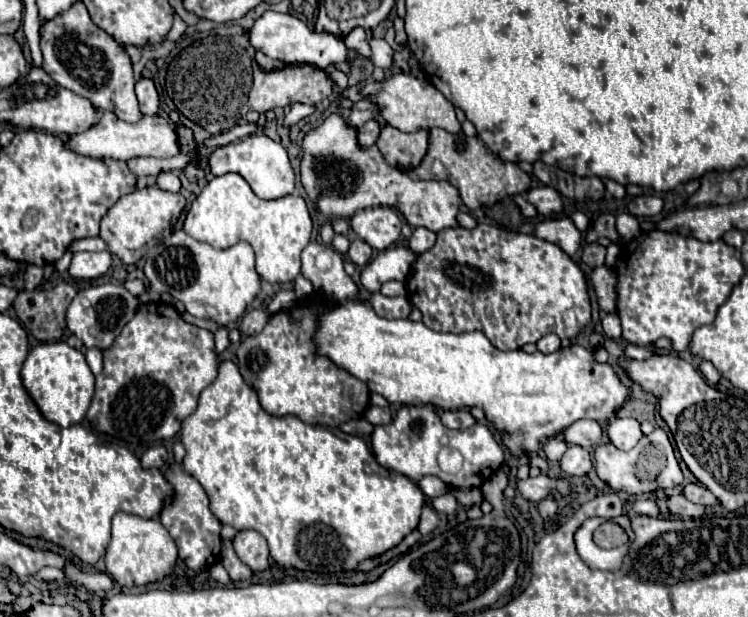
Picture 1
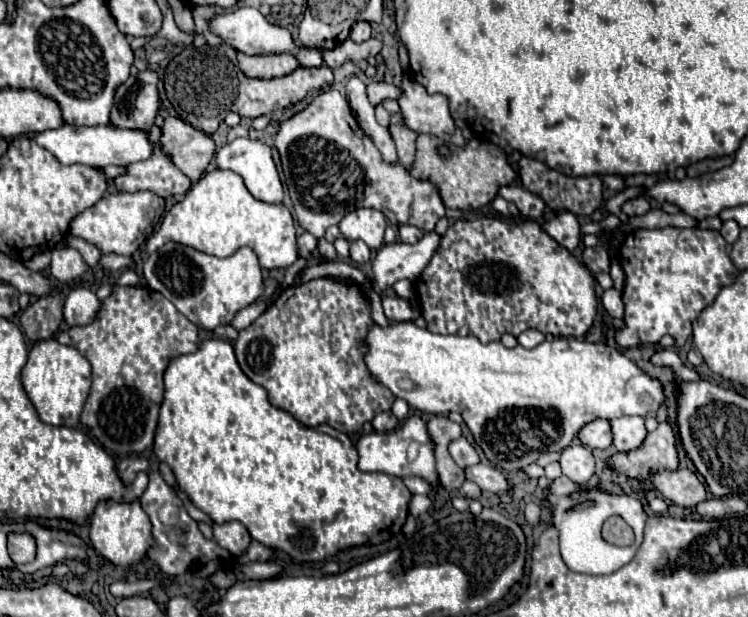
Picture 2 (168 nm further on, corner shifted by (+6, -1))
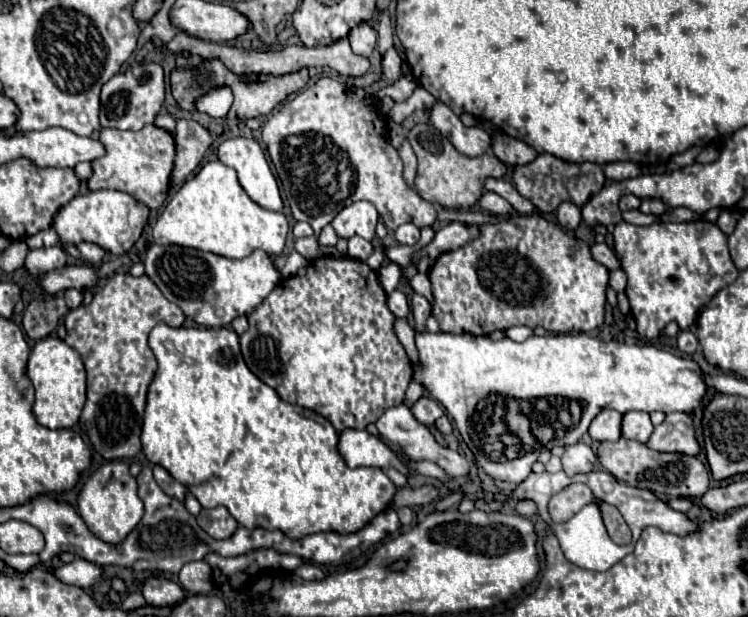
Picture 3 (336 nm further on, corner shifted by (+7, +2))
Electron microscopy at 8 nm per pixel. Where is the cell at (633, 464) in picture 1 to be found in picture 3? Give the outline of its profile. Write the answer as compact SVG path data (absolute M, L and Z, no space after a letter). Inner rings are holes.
M669 413L667 419L655 427L647 445L657 451L675 451L685 455L699 455L701 449L695 437L693 419L687 413Z

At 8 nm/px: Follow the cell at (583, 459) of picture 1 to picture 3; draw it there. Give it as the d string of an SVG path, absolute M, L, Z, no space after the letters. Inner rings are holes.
M575 443L575 445L565 447L561 461L563 461L563 471L569 477L573 477L577 473L589 473L597 465L597 457L595 457L593 449L587 447L585 443Z

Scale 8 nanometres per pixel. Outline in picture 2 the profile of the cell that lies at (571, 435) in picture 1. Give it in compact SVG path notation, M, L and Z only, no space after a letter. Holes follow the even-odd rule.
M594 420L588 422L586 426L580 428L580 432L576 434L576 438L588 446L588 448L608 448L612 446L612 436L610 436L610 424L606 420Z

